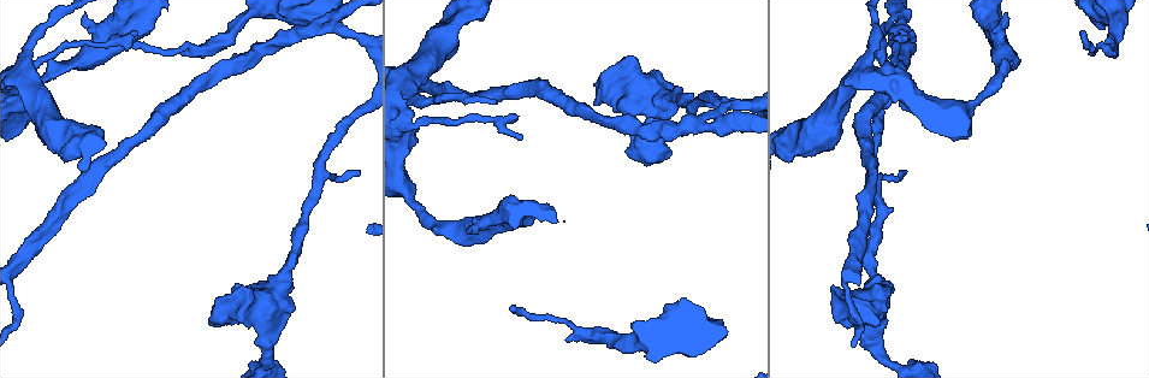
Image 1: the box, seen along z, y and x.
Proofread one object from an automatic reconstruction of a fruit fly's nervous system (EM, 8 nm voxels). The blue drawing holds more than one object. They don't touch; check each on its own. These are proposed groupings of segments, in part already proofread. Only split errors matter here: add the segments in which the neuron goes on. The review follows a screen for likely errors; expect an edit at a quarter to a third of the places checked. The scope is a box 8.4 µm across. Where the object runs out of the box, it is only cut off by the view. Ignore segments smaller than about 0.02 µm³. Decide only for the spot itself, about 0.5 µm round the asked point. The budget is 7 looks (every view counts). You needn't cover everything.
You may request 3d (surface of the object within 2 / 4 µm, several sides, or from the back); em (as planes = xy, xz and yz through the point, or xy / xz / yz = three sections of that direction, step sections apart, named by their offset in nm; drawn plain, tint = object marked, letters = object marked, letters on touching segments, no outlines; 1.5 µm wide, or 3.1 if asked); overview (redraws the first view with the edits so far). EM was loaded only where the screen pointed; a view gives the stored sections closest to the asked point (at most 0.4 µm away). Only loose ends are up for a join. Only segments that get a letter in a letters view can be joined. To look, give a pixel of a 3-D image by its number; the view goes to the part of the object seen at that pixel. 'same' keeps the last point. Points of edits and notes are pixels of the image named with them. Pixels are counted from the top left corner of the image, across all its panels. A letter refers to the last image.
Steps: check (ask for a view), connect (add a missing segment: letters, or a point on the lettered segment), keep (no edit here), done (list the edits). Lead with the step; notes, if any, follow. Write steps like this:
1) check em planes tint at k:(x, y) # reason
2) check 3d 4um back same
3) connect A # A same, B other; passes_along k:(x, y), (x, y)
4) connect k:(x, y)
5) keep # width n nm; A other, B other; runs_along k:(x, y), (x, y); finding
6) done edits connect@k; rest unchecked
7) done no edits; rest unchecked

check 3d 2um at 1:(518, 116) # an open end

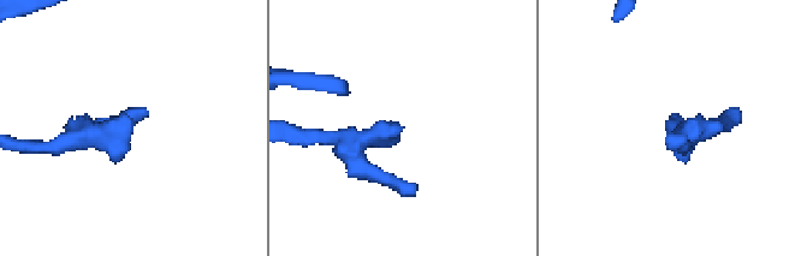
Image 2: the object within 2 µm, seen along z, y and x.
check em xz step 8 letters at 2:(126, 117)

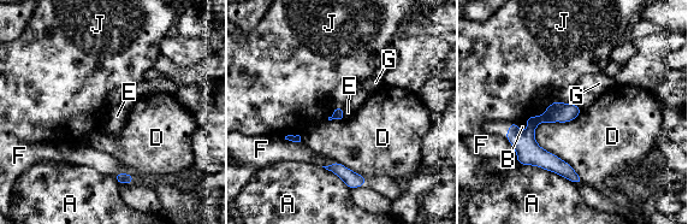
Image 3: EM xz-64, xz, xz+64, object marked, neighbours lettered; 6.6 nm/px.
check em planes letters same # another direction

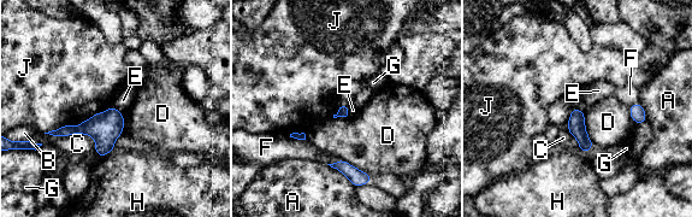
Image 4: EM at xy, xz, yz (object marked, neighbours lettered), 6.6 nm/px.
keep # A other, B other, C other, D other, E other, F other, G other, H other, J other; none of them fits

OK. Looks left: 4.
check em planes letters at 1:(510, 306) # thin end

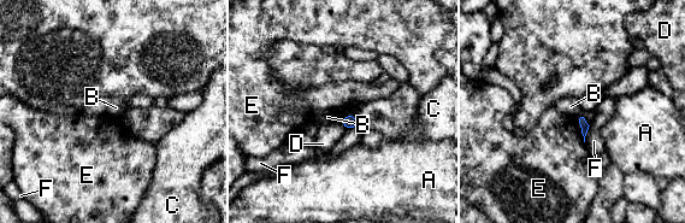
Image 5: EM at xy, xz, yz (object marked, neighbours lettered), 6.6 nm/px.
keep # A other, B other, C other, D other, E other, F other; border 5:(354, 113), (347, 115), (340, 121); none of them fits

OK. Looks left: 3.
check em yz step 8 letters at 1:(234, 285) # thick end

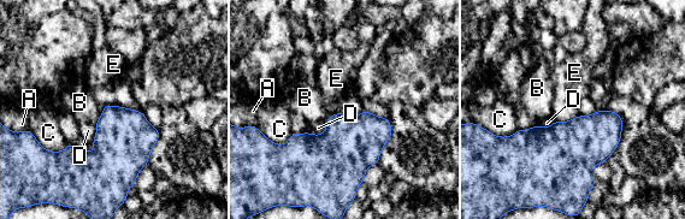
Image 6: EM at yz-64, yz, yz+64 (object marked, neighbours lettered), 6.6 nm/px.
keep # A other, B other, C other, D other, E other; no lettered segment goes on from it

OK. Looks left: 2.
done no edits; rest unchecked

